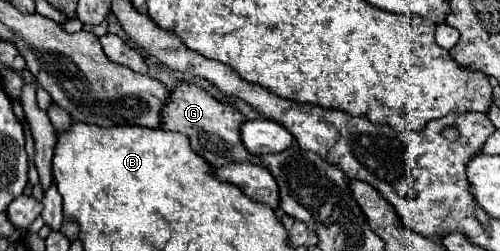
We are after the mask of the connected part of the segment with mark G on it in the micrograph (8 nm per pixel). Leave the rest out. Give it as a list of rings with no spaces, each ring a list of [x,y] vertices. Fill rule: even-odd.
[[[187,81],[177,83],[177,87],[169,87],[169,97],[161,109],[161,129],[187,135],[191,141],[191,149],[211,165],[223,165],[233,161],[259,163],[259,157],[249,155],[247,149],[241,145],[239,127],[243,121],[243,115],[231,105],[217,101],[199,85]]]

